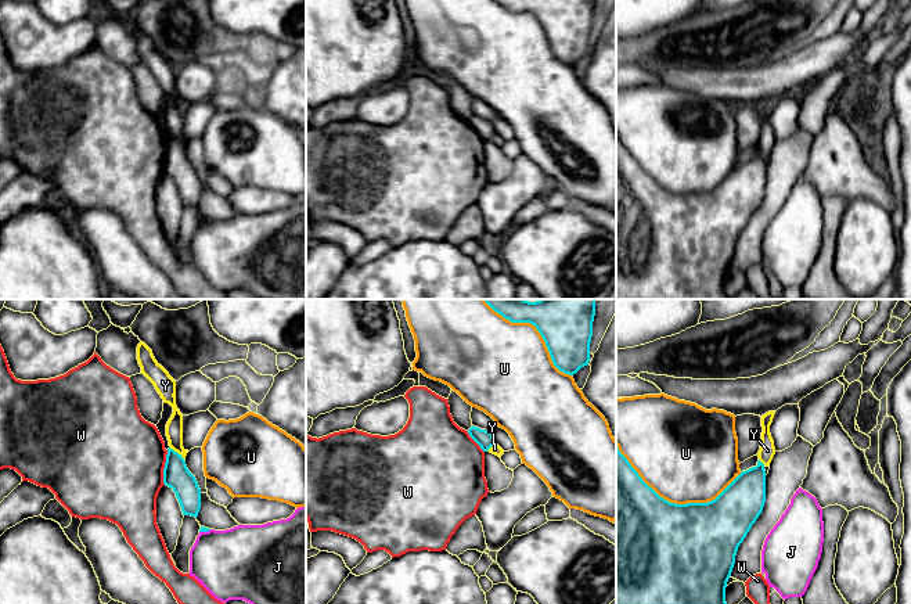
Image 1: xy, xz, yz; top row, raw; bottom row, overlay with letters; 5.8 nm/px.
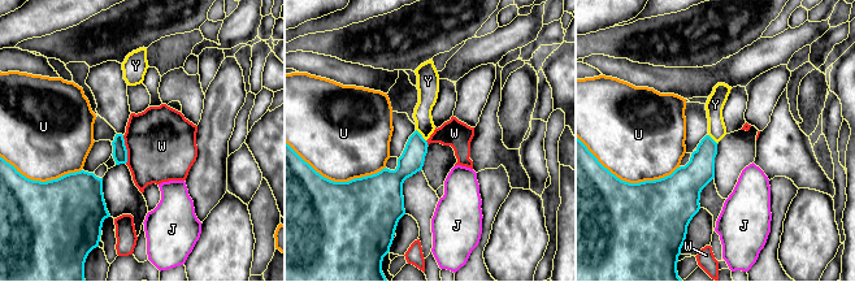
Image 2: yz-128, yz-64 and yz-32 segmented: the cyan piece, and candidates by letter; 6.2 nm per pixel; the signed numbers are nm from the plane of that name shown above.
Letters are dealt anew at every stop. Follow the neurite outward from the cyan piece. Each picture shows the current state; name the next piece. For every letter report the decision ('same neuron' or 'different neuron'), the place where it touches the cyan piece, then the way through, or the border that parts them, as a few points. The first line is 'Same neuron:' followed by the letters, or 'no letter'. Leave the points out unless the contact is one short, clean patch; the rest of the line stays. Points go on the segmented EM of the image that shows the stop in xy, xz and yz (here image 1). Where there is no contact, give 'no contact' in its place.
Same neuron: no letter
J: different neuron | xy (205, 531)
U: different neuron | yz (674, 503)
W: different neuron | xy (165, 467) | along xy (168, 450), (164, 484)
Y: different neuron | xy (177, 453) | along xy (169, 448), (184, 460)

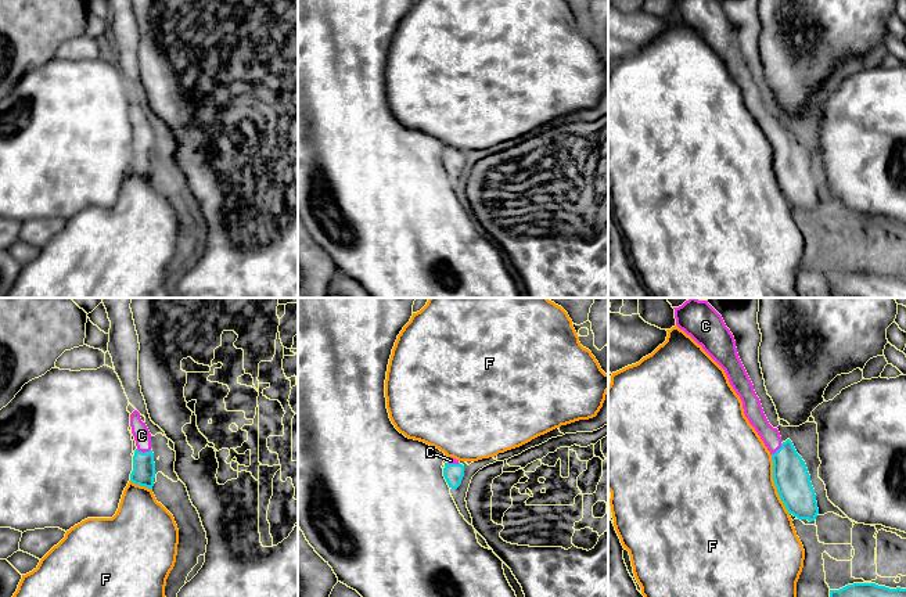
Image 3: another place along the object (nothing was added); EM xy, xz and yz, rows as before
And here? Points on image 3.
Same neuron: C
C: same neuron | xy (141, 452) | across xy (143, 474), (141, 452), (141, 435)
F: different neuron | yz (775, 484)

